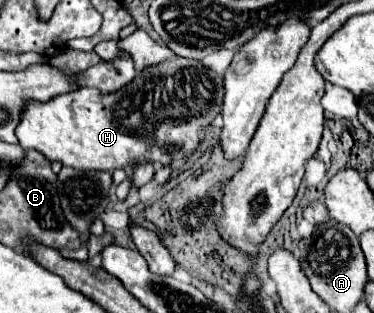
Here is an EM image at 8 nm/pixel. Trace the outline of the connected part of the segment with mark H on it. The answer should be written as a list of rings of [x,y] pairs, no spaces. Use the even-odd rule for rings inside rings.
[[[174,58],[170,62],[164,62],[160,66],[152,66],[152,68],[146,68],[142,74],[136,76],[136,80],[128,86],[128,88],[122,88],[120,92],[116,94],[102,94],[102,92],[96,92],[96,88],[78,88],[74,92],[68,92],[68,94],[62,94],[62,96],[54,96],[52,100],[48,102],[38,102],[38,100],[28,100],[28,104],[24,104],[24,110],[22,110],[22,116],[20,116],[20,124],[16,126],[16,138],[20,142],[22,148],[28,148],[28,150],[38,150],[42,152],[50,162],[54,160],[60,160],[62,164],[66,166],[72,166],[76,170],[116,170],[116,168],[126,168],[130,162],[140,162],[140,158],[144,156],[144,160],[148,162],[162,162],[162,164],[172,164],[176,162],[178,158],[182,158],[184,154],[192,154],[196,148],[198,148],[198,130],[200,126],[204,124],[210,124],[214,120],[214,116],[220,112],[220,102],[222,102],[222,96],[224,96],[224,84],[222,80],[210,70],[206,68],[202,62],[196,62],[196,60],[184,60],[184,58]]]

